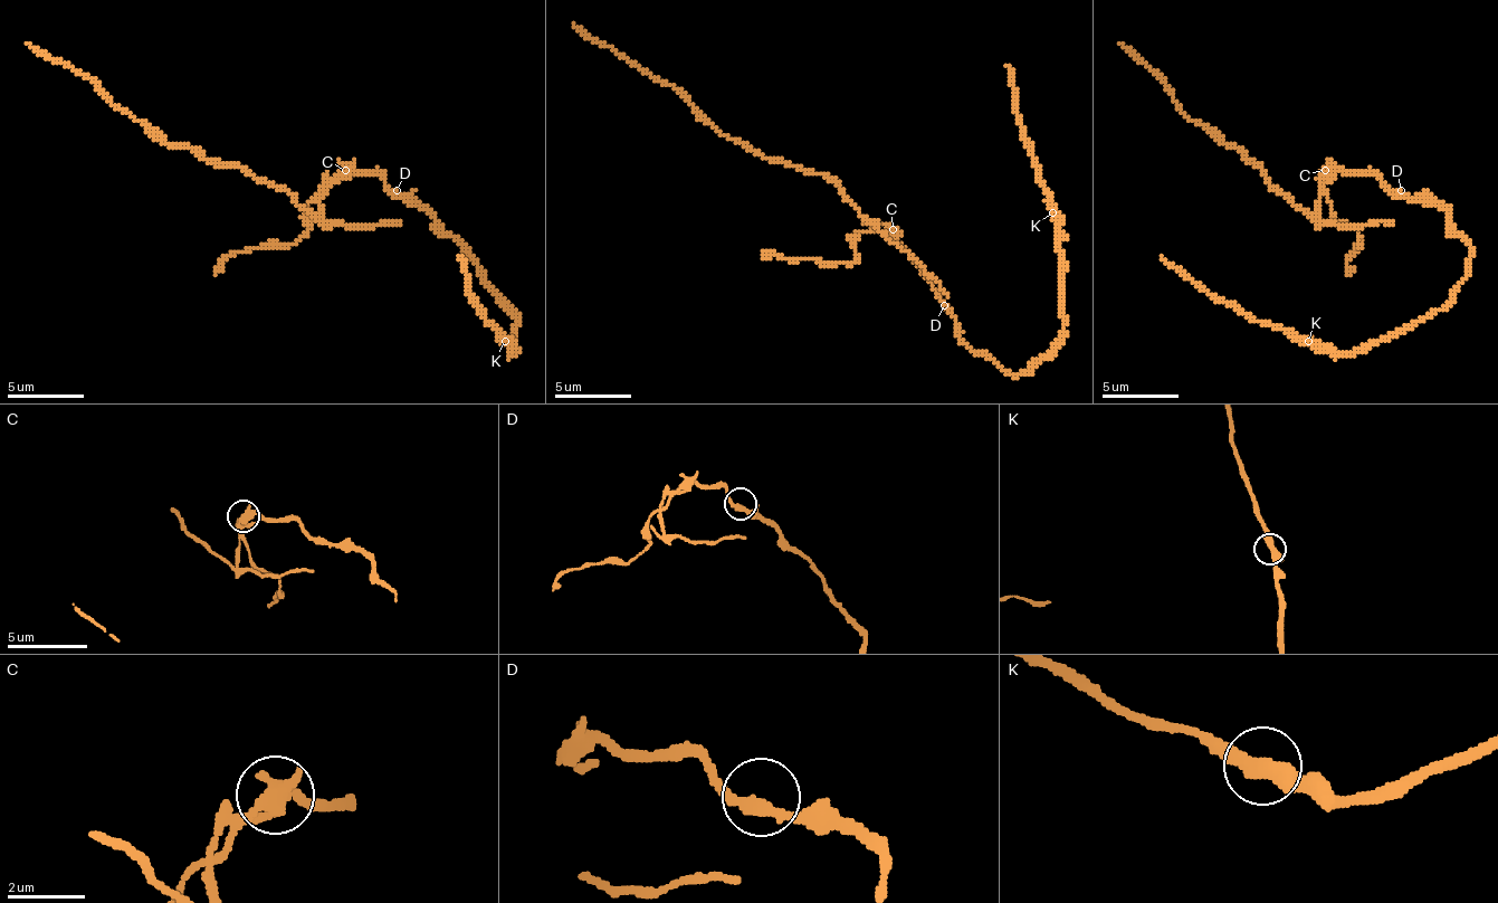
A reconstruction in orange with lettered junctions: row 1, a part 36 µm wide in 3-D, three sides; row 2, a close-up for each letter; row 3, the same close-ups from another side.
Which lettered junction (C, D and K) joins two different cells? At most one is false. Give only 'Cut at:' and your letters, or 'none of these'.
Cut at: C

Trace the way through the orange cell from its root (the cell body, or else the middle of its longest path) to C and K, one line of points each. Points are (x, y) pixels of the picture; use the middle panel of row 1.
C: (944, 301), (925, 278), (925, 271), (897, 239), (894, 228)
K: (944, 301), (955, 332), (1010, 374), (1037, 363), (1064, 328), (1064, 258), (1059, 220), (1052, 212)

